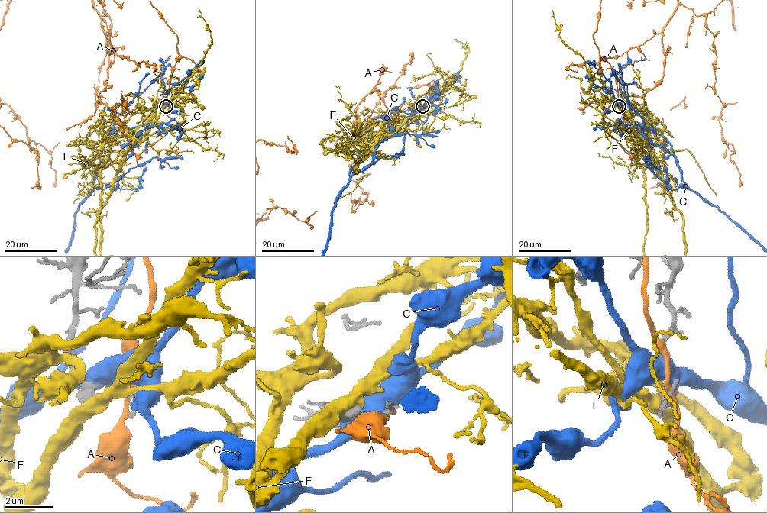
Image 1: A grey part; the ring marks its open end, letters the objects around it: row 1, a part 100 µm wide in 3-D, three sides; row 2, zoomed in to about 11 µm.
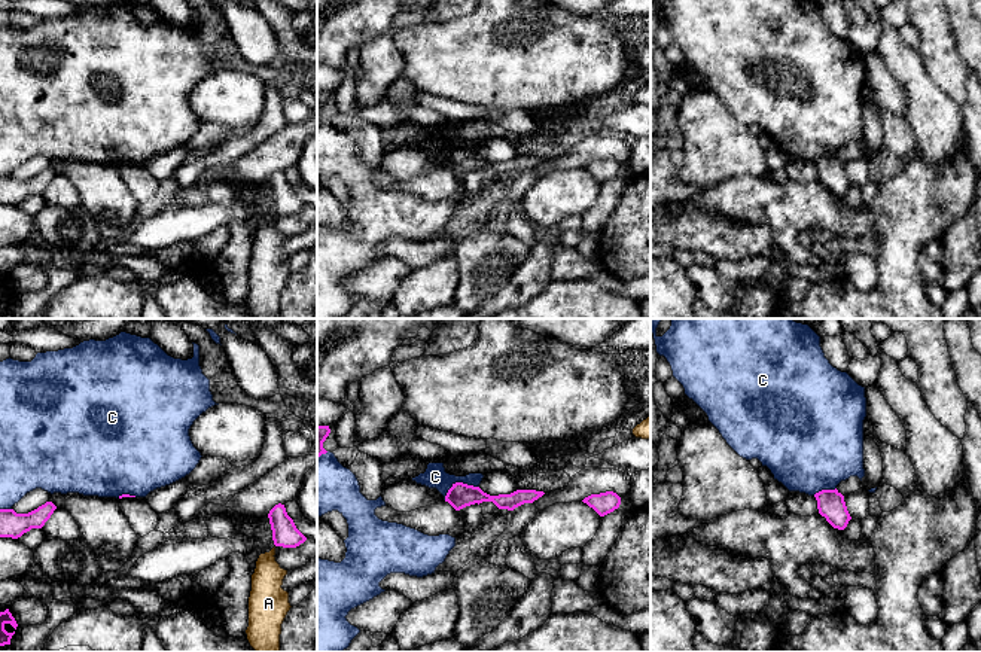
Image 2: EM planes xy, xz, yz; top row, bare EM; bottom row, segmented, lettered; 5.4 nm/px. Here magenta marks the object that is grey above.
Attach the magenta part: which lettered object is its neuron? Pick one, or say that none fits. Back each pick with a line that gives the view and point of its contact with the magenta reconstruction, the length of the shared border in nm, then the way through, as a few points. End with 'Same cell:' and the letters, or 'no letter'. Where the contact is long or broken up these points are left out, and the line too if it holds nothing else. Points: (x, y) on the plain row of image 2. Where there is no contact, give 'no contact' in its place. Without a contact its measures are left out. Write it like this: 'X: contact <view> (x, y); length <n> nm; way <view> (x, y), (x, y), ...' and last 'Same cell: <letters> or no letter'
F: no contact
Same cell: F

